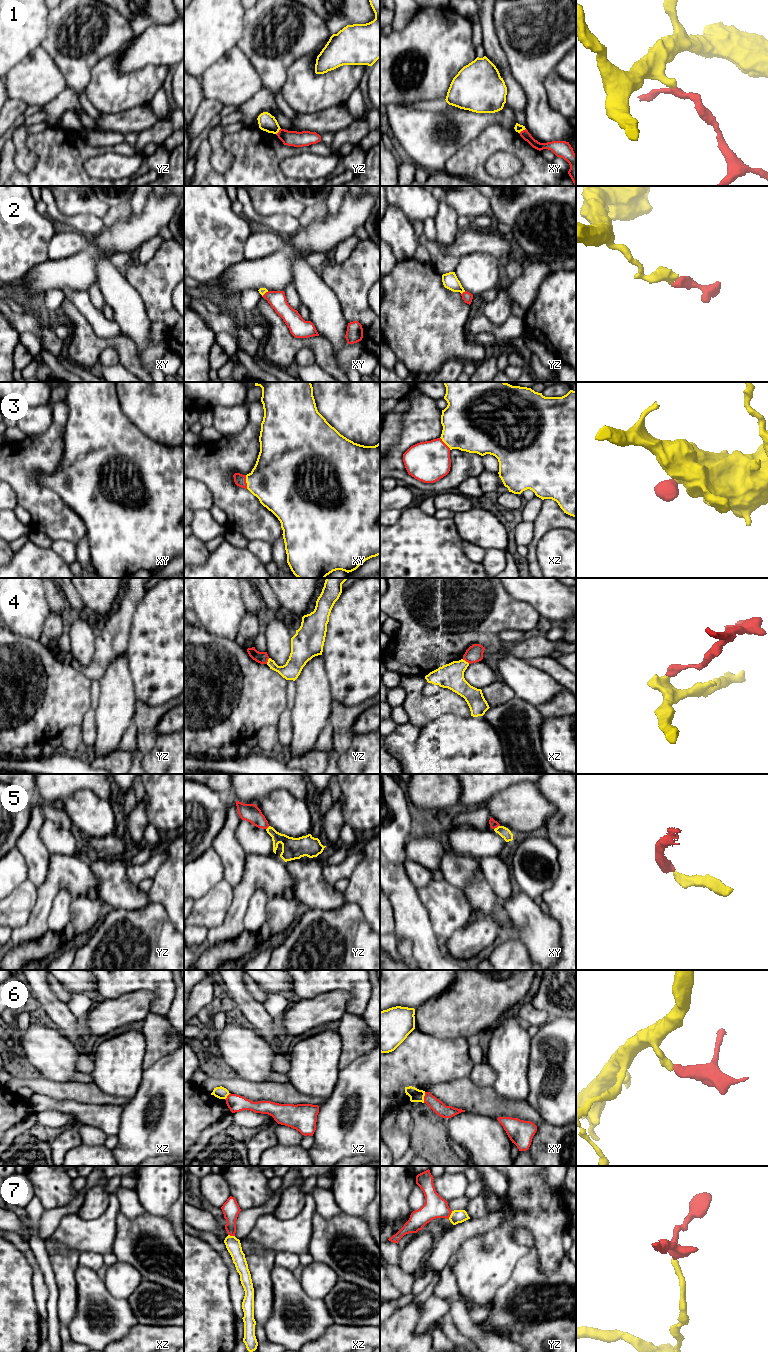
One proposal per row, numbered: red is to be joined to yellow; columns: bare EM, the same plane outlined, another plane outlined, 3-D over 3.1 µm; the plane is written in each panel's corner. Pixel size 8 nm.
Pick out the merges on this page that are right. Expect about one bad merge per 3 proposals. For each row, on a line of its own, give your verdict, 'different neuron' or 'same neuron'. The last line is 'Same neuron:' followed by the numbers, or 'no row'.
1: different neuron
2: same neuron
3: same neuron
4: different neuron
5: same neuron
6: different neuron
7: same neuron
Same neuron: 2, 3, 5, 7

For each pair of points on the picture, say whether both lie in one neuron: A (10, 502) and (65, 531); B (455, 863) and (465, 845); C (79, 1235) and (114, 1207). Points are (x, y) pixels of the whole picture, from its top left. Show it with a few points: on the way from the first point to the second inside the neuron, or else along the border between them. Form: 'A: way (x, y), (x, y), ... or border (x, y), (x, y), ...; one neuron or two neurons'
A: border (10, 485), (16, 496), (17, 505); two neurons
B: border (451, 849), (477, 859); two neurons
C: way (88, 1235), (108, 1216); one neuron

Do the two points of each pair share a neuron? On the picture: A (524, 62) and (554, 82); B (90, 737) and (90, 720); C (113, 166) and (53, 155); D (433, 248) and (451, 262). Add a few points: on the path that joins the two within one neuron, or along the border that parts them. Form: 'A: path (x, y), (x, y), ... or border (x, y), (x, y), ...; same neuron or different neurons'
A: border (553, 70), (544, 80), (547, 100); different neurons
B: path (90, 733), (90, 724); same neuron
C: border (107, 150), (85, 162), (88, 175); different neurons
D: path (436, 253), (446, 262); same neuron

